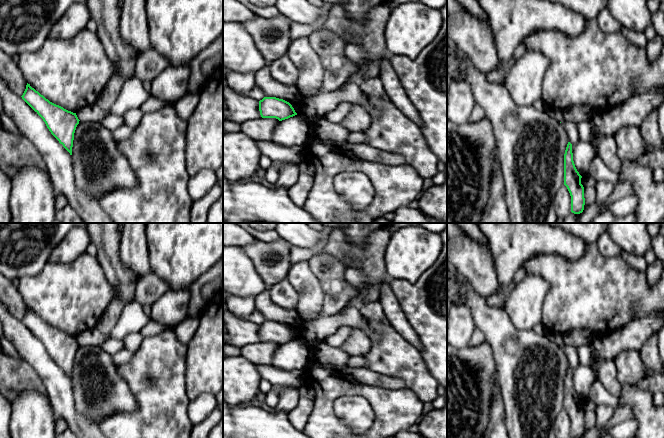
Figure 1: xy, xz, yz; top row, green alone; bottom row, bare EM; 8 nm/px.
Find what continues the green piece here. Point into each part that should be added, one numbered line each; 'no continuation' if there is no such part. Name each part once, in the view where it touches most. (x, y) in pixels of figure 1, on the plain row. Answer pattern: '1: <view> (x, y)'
no continuation

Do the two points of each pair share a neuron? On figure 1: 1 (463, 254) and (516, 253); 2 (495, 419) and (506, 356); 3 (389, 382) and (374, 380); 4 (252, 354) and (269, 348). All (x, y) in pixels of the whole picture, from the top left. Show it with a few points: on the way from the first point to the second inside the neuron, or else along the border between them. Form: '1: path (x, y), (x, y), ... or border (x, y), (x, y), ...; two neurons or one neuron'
1: border (487, 244), (496, 276); two neurons
2: border (498, 386), (500, 397), (503, 401), (504, 417); two neurons
3: path (385, 381), (378, 380); one neuron
4: path (256, 353), (262, 353), (265, 350); one neuron

